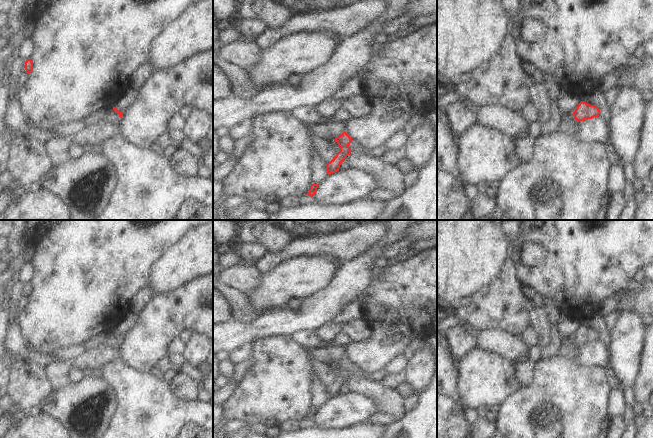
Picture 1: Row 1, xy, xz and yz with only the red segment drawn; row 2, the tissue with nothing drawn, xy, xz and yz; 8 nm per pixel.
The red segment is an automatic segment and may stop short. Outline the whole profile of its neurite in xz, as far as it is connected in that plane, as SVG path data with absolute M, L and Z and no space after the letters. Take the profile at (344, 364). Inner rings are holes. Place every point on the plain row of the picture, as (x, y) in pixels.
M343 356L340 360L336 361L335 366L340 371L340 375L326 389L328 400L339 395L341 387L352 376L351 372L349 371L350 367L352 366L352 362L346 356Z

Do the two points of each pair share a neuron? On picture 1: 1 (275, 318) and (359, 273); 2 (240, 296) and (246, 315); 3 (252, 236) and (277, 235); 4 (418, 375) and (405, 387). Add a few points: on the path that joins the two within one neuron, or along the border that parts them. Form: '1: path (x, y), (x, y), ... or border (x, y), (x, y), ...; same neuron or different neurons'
1: path (296, 318), (310, 316), (338, 294); same neuron
2: path (240, 301), (243, 310); same neuron
3: path (258, 235), (271, 235); same neuron
4: border (406, 380), (417, 393); different neurons

